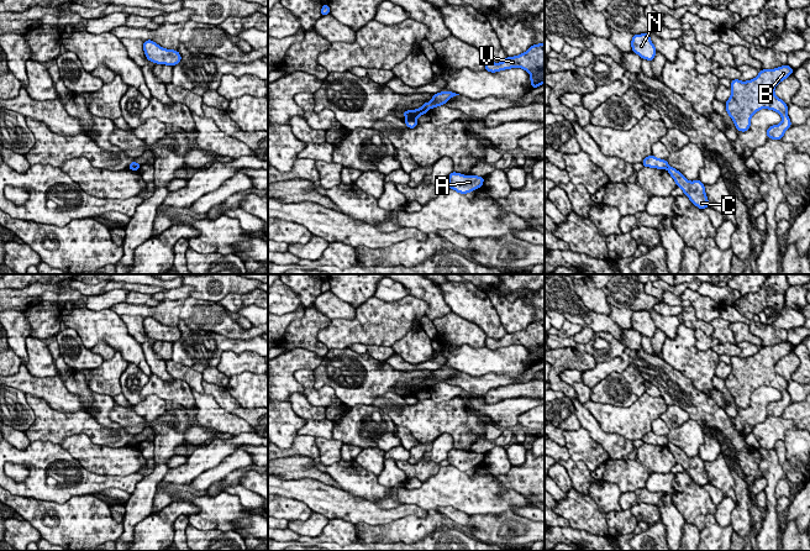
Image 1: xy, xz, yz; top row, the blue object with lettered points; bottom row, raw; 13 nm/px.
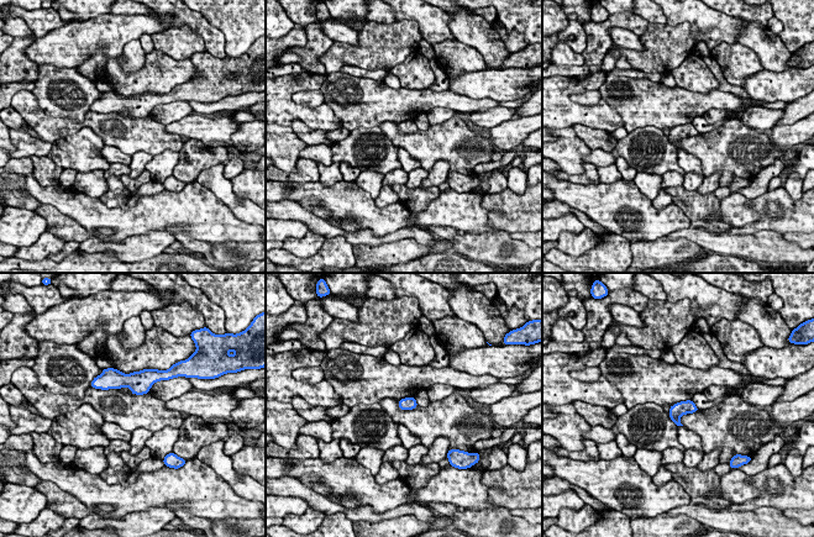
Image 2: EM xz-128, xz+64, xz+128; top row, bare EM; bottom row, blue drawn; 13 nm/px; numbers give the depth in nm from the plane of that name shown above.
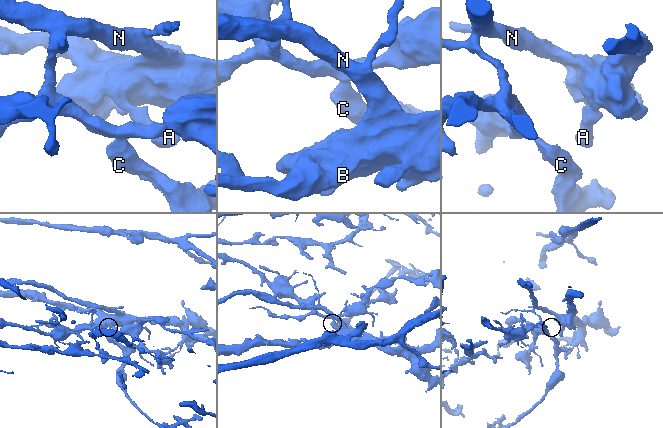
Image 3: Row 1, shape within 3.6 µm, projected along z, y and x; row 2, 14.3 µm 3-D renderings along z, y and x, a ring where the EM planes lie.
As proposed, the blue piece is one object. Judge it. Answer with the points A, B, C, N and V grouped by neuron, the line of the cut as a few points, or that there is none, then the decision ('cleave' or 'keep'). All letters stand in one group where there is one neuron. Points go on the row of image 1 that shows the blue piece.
groups A B N V / C; cut xz (406, 119), (415, 120); cleave

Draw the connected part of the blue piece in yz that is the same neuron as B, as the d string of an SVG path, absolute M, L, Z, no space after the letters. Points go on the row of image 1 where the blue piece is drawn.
M787 64L774 69L762 69L751 80L731 80L731 96L725 107L737 131L748 131L751 117L758 110L768 109L778 112L782 116L782 122L769 126L767 137L770 140L783 138L785 131L791 126L791 121L787 114L788 105L775 95L774 89L793 72L794 69Z

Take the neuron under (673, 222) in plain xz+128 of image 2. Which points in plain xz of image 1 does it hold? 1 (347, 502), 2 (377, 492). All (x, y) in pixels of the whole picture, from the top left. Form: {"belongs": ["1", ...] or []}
{"belongs": ["2"]}

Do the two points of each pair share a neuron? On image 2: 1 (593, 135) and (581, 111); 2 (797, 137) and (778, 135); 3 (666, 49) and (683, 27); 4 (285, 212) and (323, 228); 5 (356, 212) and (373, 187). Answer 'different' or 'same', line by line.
1: different
2: same
3: same
4: same
5: different

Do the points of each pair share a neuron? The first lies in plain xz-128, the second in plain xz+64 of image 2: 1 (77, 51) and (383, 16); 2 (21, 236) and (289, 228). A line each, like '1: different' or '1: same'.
1: different
2: same

